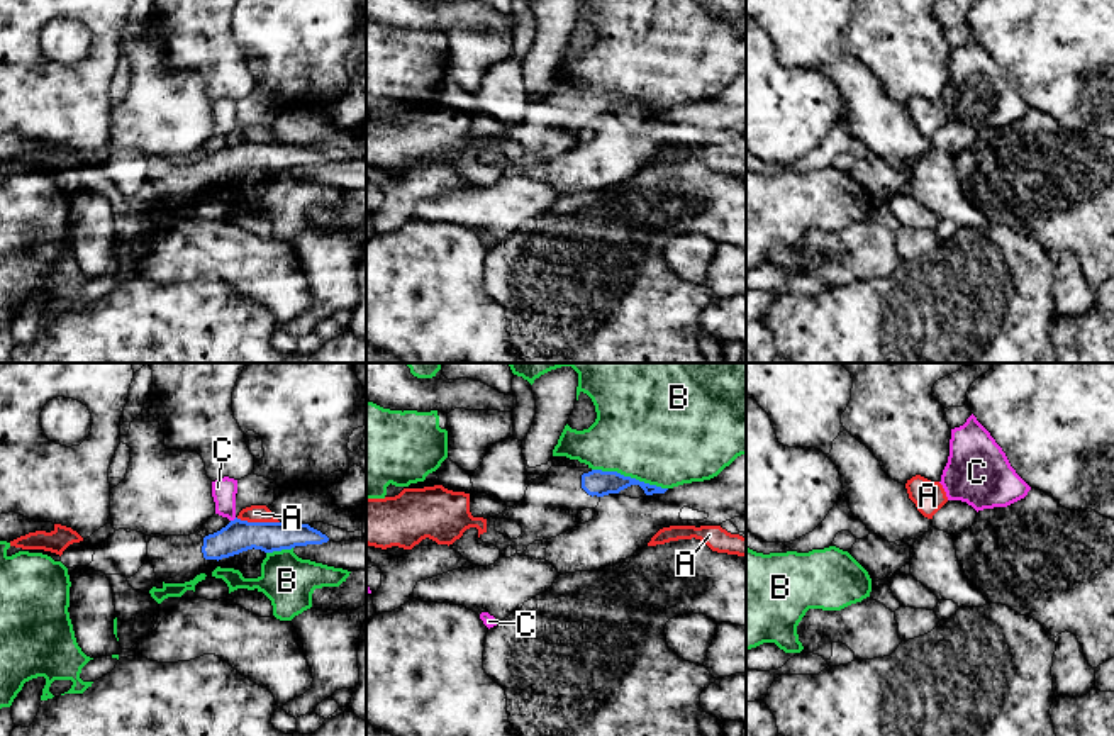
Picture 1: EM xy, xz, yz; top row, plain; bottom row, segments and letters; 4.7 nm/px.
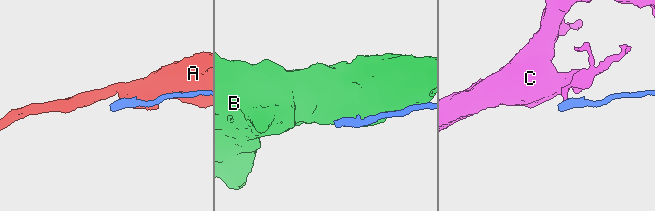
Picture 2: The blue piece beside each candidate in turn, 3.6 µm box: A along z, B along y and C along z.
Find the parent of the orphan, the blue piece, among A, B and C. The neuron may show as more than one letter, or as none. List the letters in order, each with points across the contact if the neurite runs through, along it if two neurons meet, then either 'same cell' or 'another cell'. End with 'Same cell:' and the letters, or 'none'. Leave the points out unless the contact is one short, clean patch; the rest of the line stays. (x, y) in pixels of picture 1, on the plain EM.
A: along xy (236, 138), (278, 143) | another cell
B: another cell
C: along xy (236, 138), (231, 141) | another cell
Same cell: none

